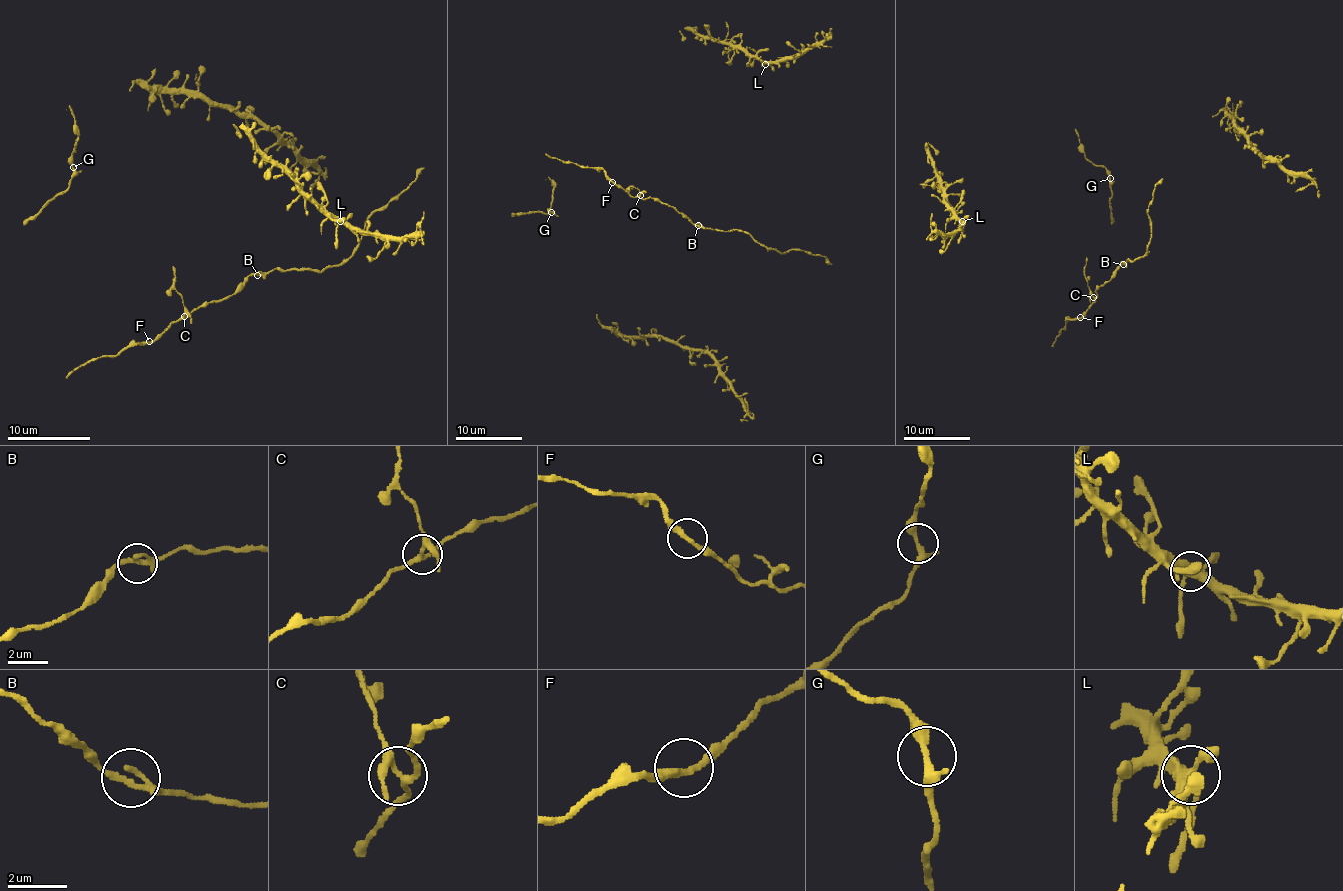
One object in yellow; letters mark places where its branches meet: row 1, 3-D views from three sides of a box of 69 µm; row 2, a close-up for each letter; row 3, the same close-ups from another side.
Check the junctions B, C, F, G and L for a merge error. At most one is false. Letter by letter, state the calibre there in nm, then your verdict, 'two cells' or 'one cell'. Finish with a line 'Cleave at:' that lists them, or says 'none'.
B: 190 nm | one cell
C: 240 nm | two cells
F: 260 nm | one cell
G: 280 nm | one cell
L: 380 nm | one cell
Cleave at: C

